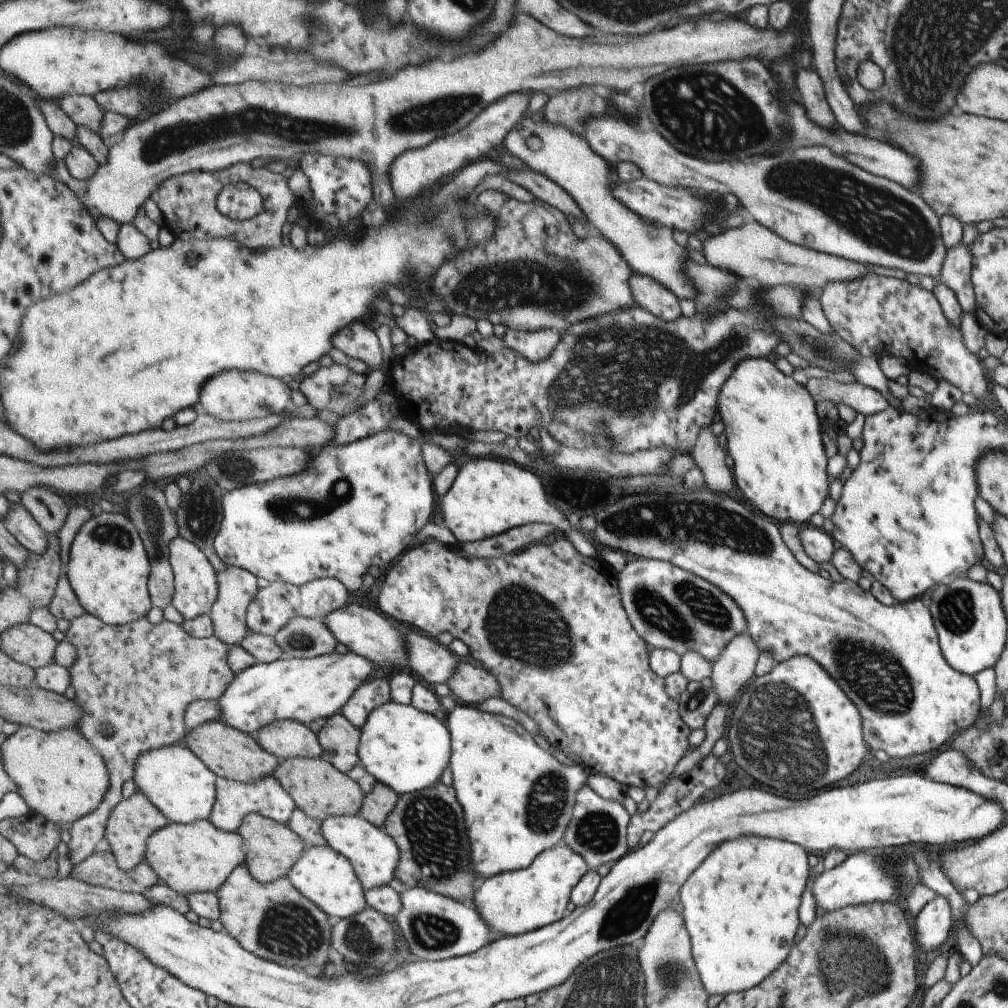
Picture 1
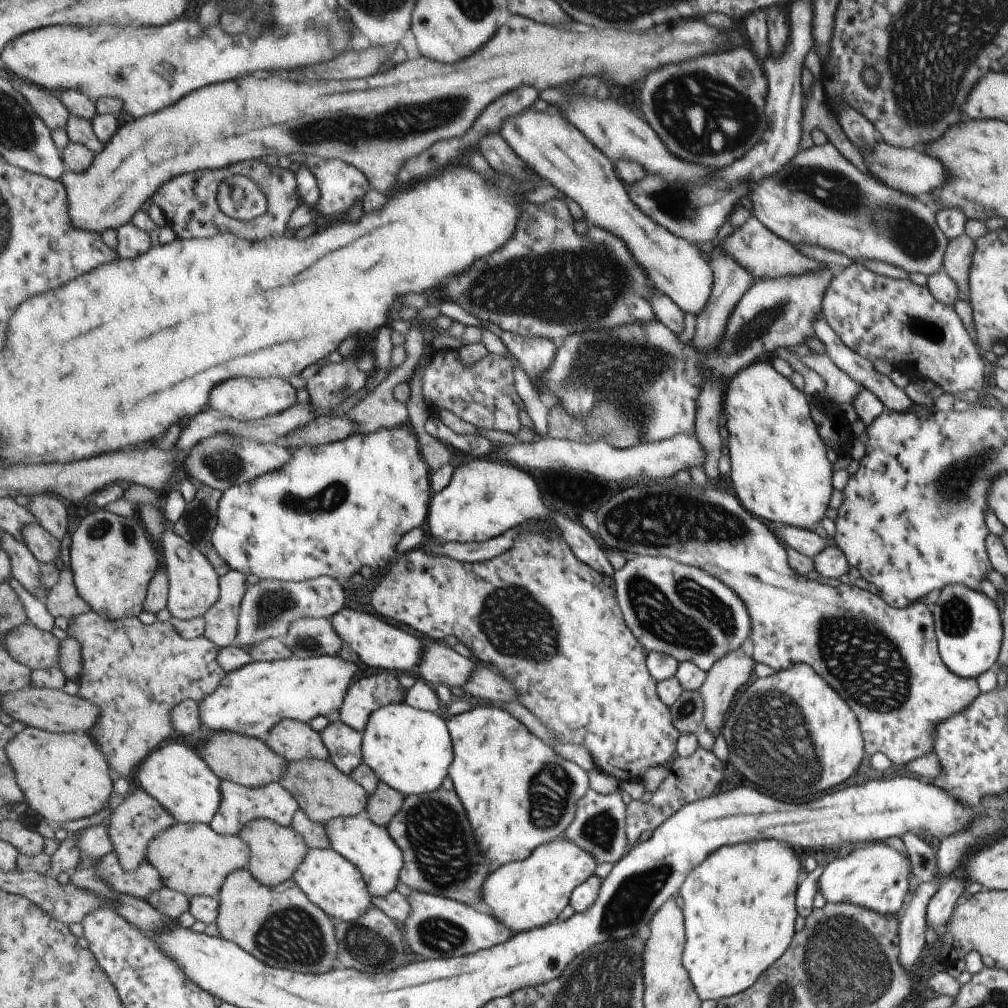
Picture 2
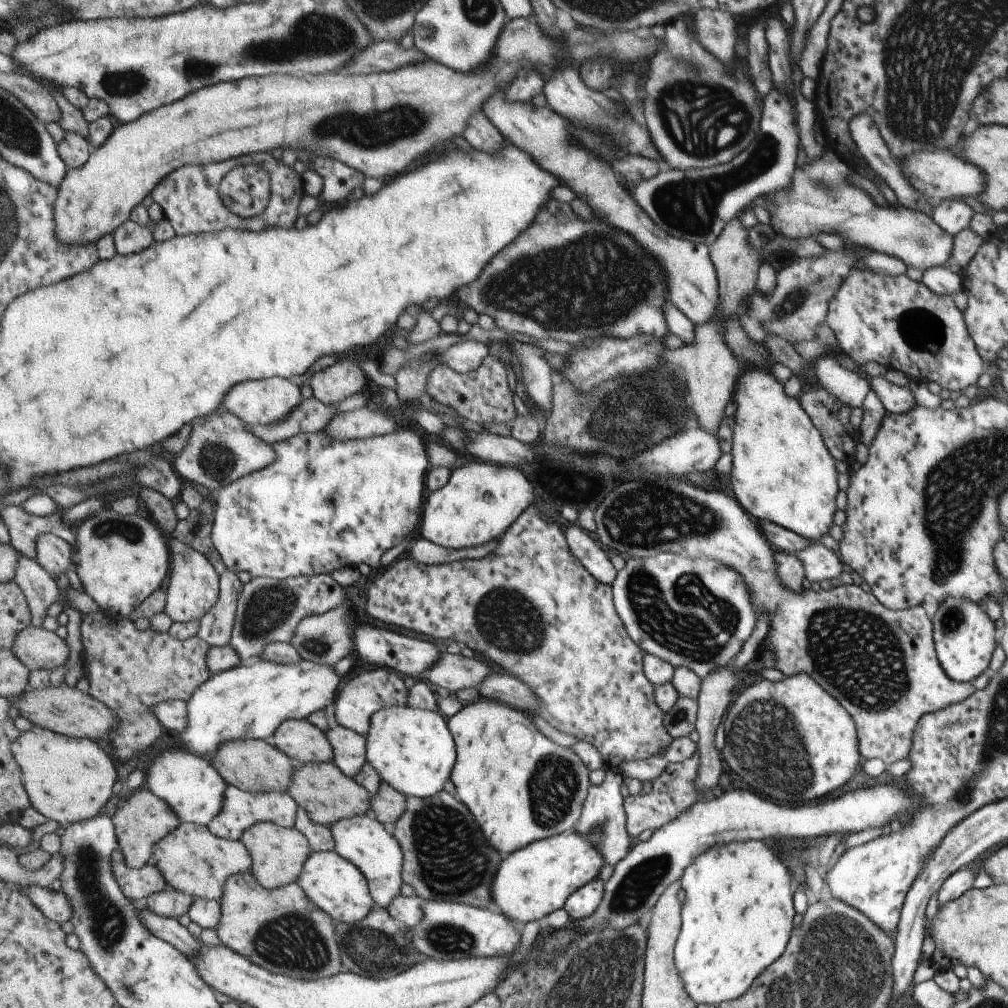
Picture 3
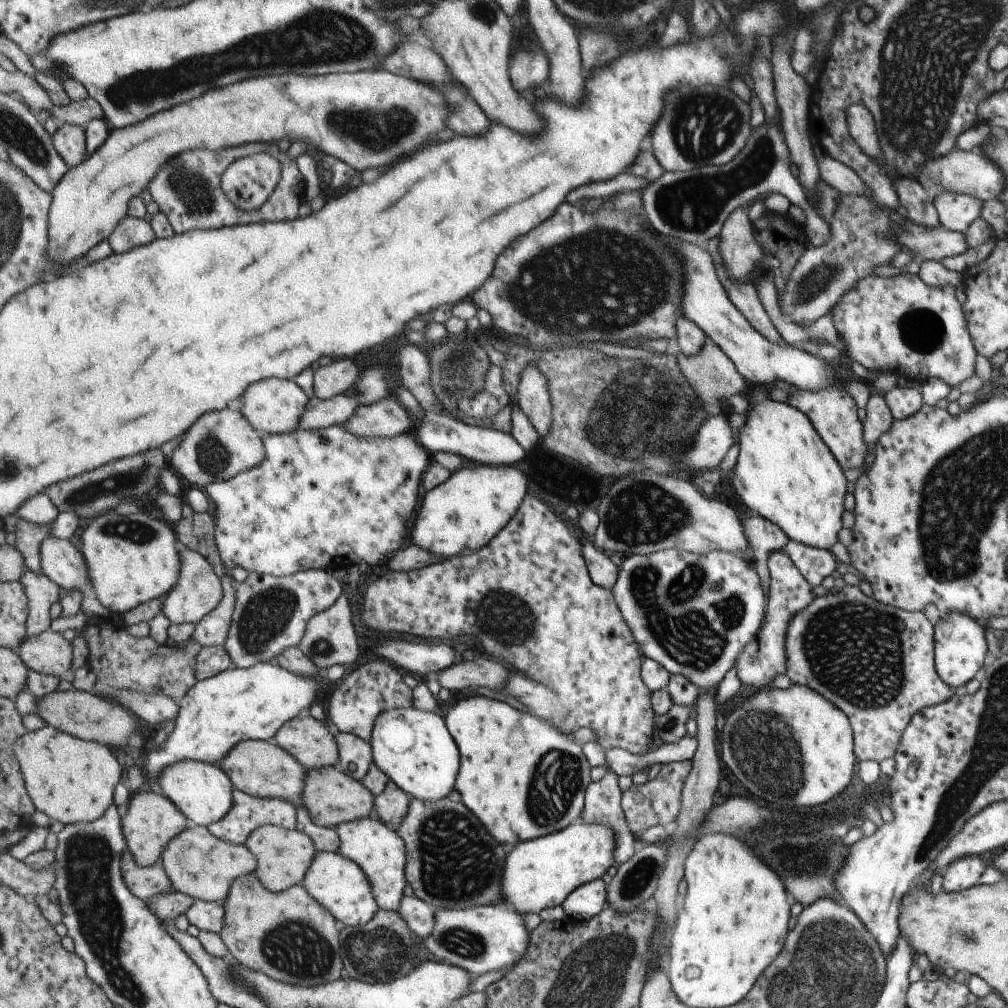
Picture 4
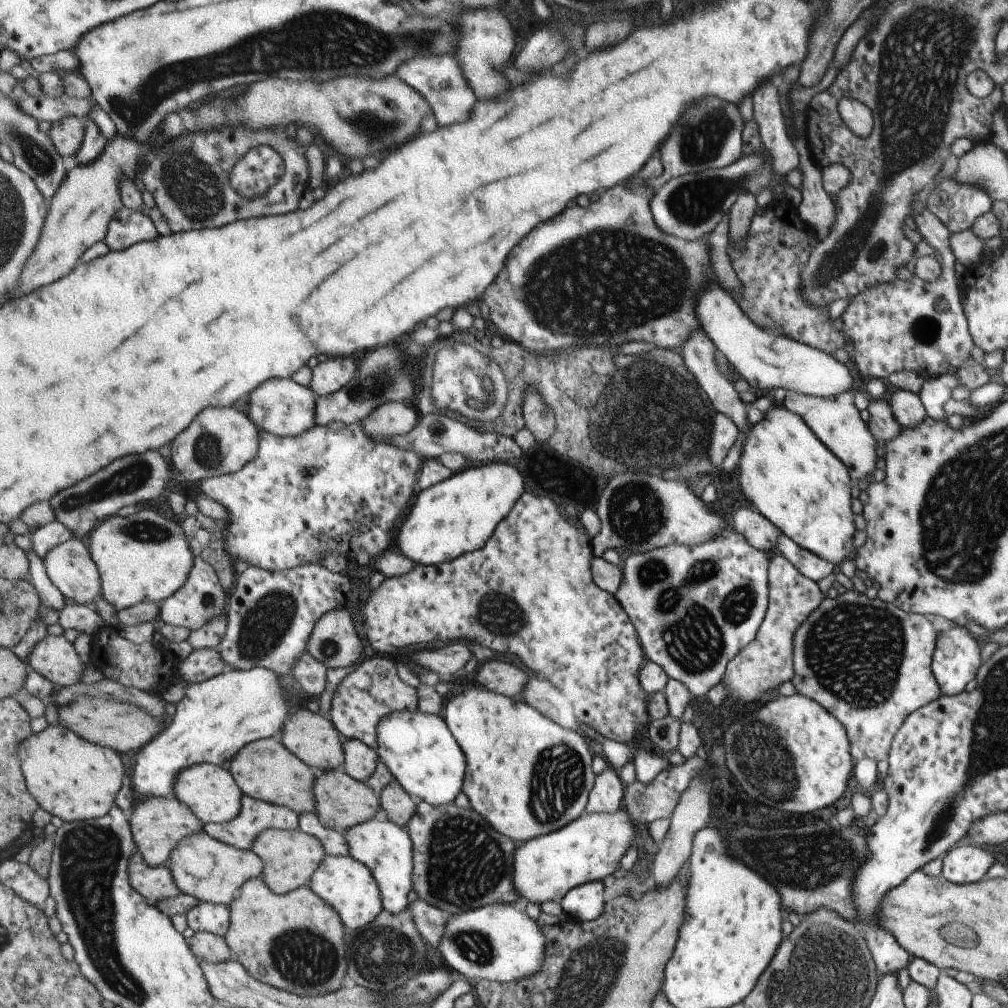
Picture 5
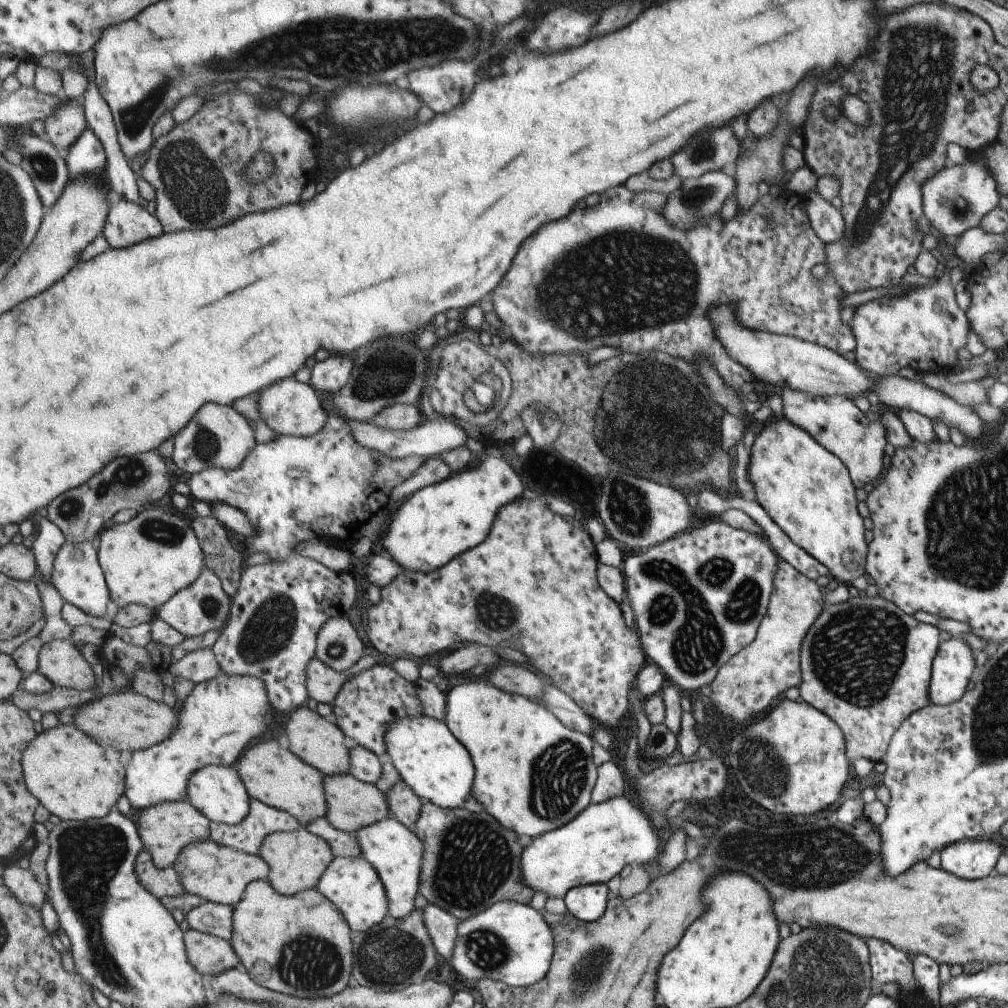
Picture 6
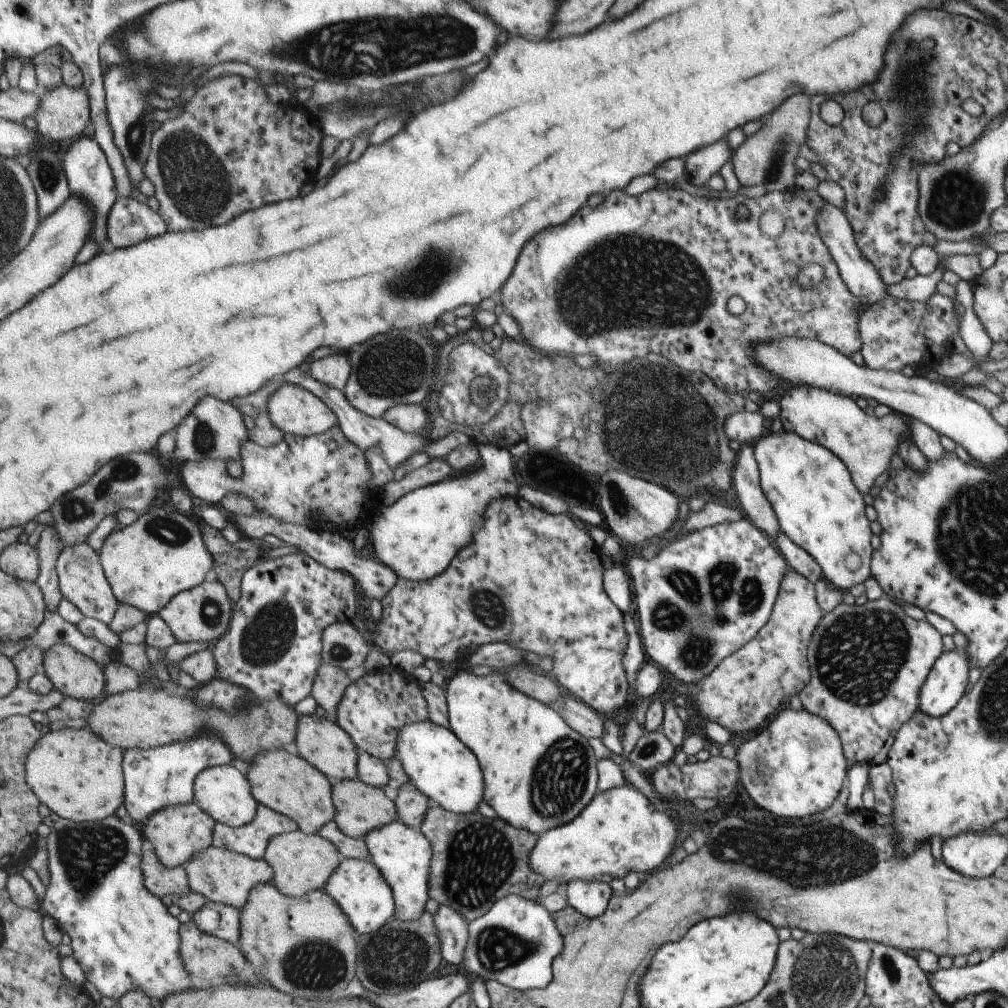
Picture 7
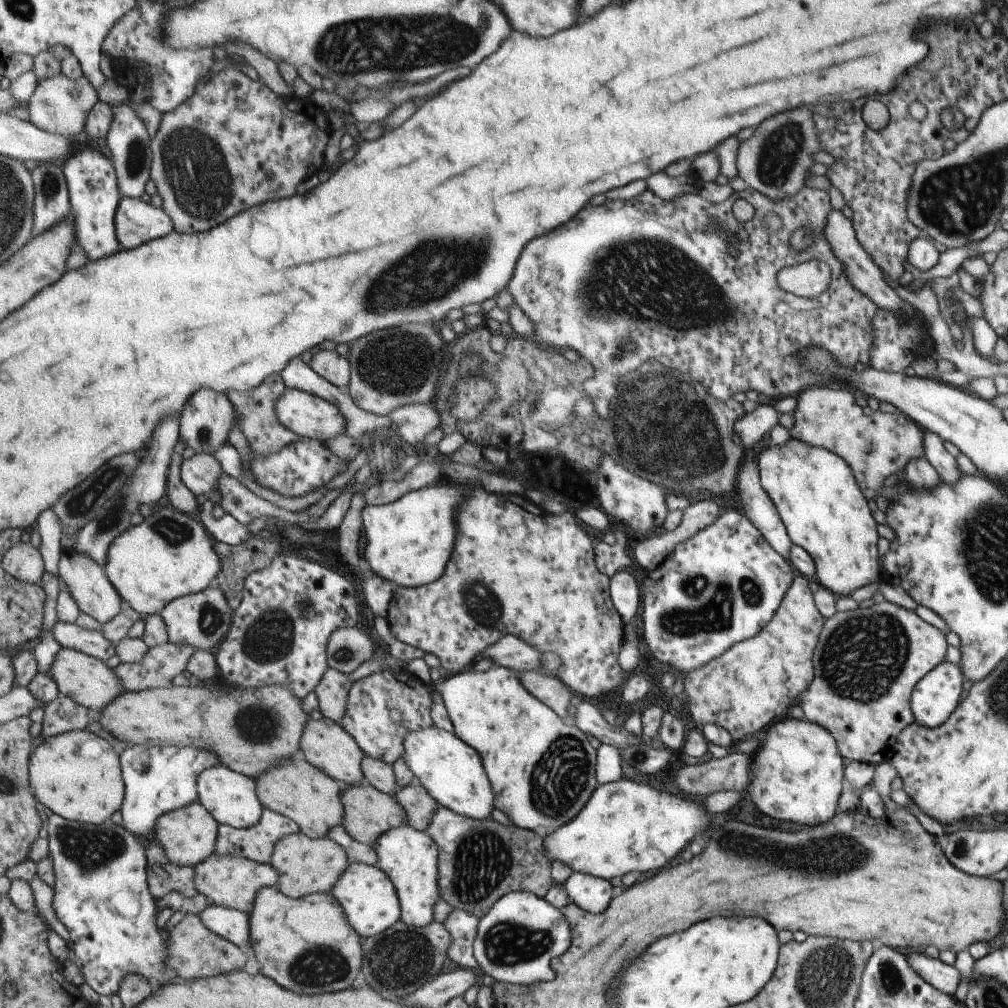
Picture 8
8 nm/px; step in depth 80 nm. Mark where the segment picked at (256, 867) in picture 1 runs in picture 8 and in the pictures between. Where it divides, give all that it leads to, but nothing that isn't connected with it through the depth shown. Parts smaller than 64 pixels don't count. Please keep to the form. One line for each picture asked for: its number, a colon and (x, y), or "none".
2: (277, 851)
3: (279, 854)
4: (284, 856)
5: (291, 858)
6: (298, 859)
7: (302, 862)
8: (307, 866)

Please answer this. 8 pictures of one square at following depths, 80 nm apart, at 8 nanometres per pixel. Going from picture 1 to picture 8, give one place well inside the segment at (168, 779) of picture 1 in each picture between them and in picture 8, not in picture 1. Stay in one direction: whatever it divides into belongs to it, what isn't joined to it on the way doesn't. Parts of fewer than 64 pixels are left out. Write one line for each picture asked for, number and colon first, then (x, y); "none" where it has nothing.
2: (177, 776)
3: (191, 784)
4: (202, 790)
5: (211, 791)
6: (218, 791)
7: (225, 792)
8: (232, 797)

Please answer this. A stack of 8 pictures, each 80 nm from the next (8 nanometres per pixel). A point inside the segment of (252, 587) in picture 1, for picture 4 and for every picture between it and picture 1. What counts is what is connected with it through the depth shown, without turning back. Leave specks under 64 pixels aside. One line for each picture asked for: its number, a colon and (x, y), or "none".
2: (222, 625)
3: (217, 625)
4: (213, 630)

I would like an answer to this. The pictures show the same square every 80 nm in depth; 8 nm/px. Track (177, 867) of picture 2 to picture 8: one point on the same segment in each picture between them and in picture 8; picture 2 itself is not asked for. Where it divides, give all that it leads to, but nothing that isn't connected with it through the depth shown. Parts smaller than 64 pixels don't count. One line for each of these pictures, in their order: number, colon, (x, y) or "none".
3: (194, 860)
4: (199, 864)
5: (210, 870)
6: (218, 873)
7: (222, 875)
8: (232, 880)

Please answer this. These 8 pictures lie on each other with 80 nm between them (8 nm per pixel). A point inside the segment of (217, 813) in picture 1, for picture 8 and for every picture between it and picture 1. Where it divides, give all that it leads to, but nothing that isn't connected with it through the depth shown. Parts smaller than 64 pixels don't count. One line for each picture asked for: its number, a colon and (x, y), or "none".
2: (240, 804)
3: (242, 809)
4: (248, 812)
5: (258, 816)
6: (263, 820)
7: (252, 840)
8: (258, 842)

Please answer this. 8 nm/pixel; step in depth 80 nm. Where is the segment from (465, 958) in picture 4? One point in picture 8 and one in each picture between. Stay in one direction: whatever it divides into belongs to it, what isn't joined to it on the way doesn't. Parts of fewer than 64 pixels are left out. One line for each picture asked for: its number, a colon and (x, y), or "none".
5: (497, 942)
6: (510, 942)
7: (516, 942)
8: (516, 942)

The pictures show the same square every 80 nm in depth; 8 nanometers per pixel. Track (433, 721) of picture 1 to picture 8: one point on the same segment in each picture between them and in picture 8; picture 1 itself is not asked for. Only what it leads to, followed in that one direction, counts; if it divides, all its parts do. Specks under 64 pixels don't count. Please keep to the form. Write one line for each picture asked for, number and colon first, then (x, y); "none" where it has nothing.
2: (410, 749)
3: (413, 749)
4: (417, 751)
5: (424, 755)
6: (439, 768)
7: (442, 766)
8: (453, 772)

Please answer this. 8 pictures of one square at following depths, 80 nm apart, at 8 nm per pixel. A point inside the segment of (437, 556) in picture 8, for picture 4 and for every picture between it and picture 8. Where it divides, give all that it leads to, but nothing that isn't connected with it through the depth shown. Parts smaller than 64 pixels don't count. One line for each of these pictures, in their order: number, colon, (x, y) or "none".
4: (464, 514)
5: (459, 515)
6: (440, 522)
7: (418, 536)

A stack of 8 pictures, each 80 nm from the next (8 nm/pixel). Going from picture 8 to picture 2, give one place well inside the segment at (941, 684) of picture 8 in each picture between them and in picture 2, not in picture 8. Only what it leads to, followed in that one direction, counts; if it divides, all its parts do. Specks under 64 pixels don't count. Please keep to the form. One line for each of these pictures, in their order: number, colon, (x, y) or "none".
2: (967, 624)
3: (964, 635)
4: (959, 641)
5: (955, 658)
6: (952, 667)
7: (944, 685)

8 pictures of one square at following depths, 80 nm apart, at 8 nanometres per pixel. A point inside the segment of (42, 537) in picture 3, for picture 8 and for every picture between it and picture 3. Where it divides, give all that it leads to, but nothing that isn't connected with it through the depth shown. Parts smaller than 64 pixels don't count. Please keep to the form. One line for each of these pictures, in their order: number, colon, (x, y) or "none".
4: (64, 563)
5: (70, 566)
6: (77, 573)
7: (83, 581)
8: (87, 580)

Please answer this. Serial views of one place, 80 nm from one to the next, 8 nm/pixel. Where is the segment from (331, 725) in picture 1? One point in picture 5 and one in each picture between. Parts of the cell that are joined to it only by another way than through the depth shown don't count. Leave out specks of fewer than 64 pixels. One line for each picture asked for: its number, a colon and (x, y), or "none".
2: (345, 744)
3: (351, 747)
4: (356, 756)
5: (361, 761)

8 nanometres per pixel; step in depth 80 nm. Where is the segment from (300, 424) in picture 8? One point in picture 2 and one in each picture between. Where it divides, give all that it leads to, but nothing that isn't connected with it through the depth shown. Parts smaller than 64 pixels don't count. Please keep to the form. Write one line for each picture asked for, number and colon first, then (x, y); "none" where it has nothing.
2: (246, 400)
3: (270, 401)
4: (275, 406)
5: (282, 407)
6: (289, 407)
7: (296, 411)

